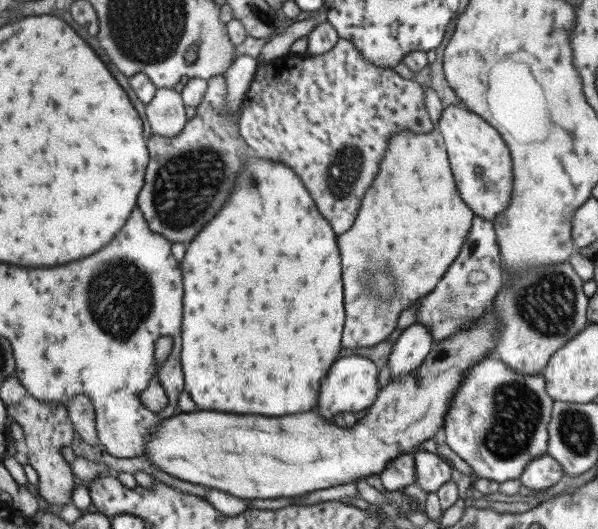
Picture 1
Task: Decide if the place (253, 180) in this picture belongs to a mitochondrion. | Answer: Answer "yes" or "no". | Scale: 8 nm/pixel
yes

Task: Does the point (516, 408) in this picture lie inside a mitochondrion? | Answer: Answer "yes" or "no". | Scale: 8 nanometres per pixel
yes

